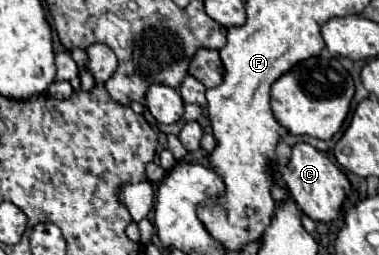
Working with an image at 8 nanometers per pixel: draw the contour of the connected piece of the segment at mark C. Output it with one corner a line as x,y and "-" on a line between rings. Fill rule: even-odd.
299,142
291,150
289,164
283,168
283,180
295,198
297,206
315,222
331,222
339,216
347,190
351,188
345,172
333,164
321,150
313,148
311,144

